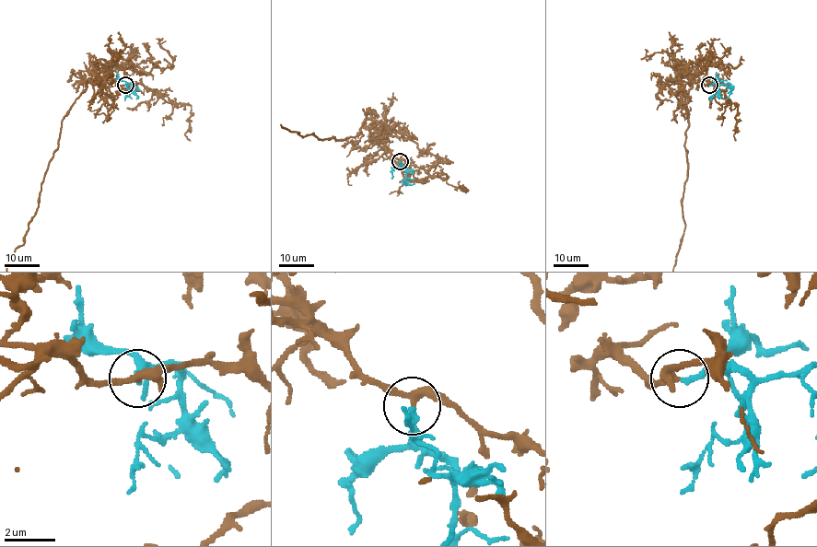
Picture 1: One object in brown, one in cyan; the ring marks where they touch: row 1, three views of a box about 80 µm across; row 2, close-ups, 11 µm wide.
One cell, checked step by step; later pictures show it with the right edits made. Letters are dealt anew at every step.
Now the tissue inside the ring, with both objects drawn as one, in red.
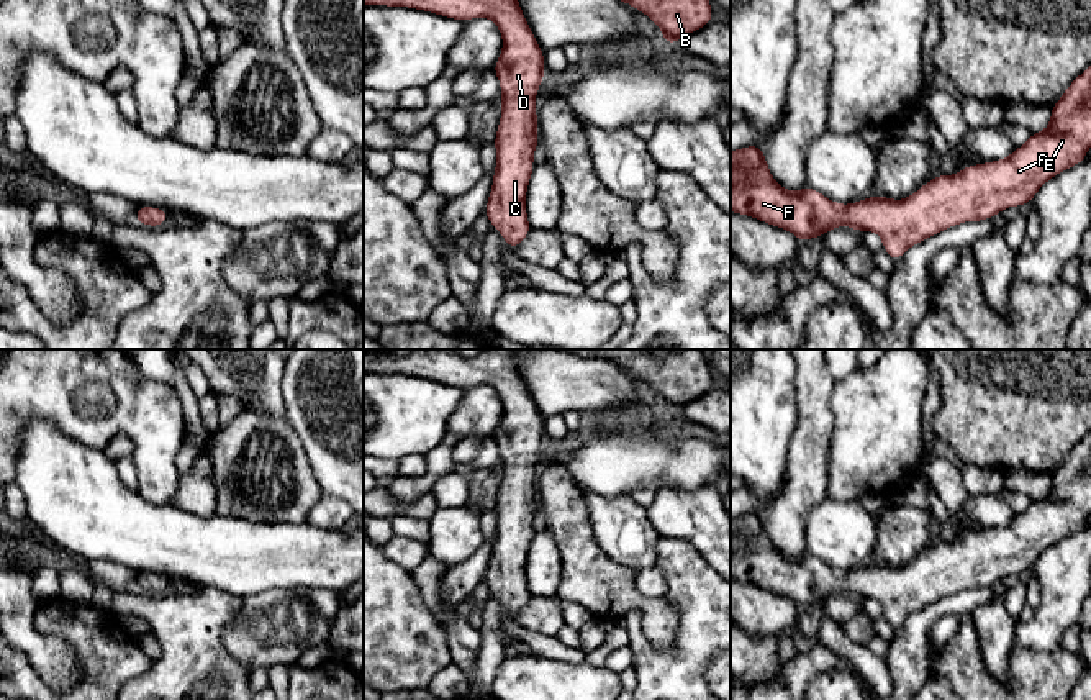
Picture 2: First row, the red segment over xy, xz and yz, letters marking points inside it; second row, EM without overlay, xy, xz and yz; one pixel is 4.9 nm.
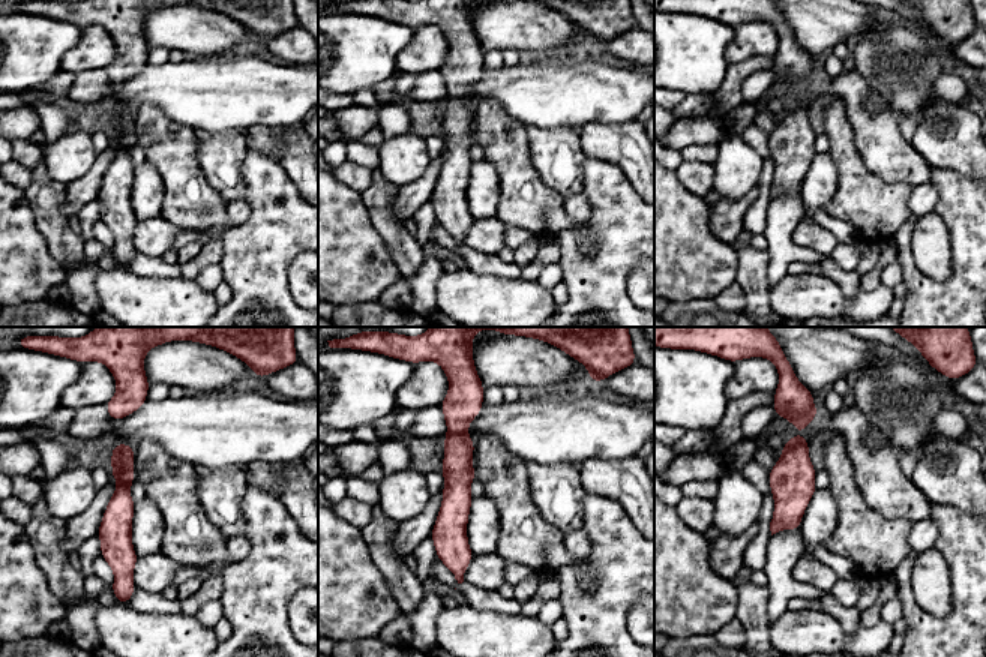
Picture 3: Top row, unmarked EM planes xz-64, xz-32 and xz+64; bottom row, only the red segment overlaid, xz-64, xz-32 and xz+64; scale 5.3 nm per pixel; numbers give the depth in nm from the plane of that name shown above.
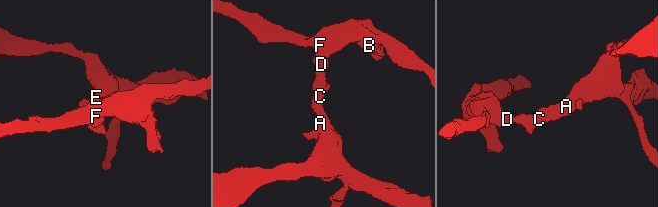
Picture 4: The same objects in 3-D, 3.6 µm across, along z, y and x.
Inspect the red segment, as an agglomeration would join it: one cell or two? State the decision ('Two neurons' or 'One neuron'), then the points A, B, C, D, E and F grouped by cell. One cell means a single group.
One neuron. Groups: A B C D E F

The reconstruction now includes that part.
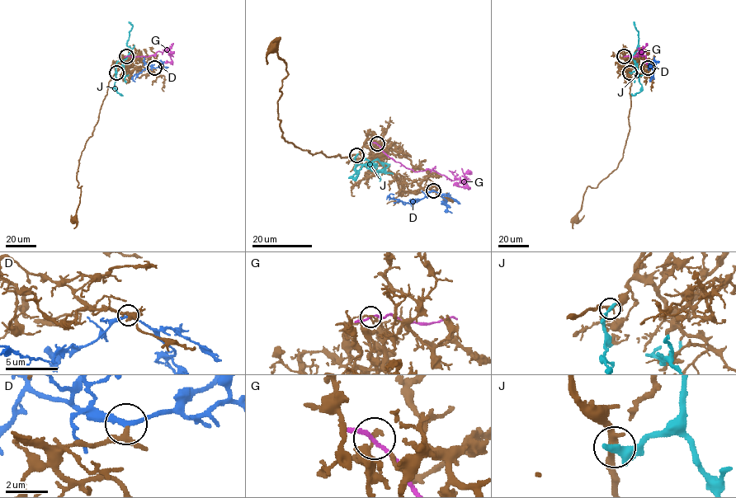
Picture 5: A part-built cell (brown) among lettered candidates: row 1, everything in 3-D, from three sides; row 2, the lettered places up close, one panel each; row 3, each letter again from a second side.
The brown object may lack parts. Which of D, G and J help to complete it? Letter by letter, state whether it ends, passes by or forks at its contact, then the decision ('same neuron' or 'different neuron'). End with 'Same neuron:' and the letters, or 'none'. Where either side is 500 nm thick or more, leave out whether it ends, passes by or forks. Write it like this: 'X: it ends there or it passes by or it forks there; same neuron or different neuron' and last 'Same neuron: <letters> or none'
D: it passes by; same neuron
G: it passes by; different neuron
J: it ends there; different neuron
Same neuron: D

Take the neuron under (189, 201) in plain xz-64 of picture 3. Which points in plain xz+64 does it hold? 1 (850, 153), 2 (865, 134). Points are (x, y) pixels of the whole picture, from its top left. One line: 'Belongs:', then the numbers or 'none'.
Belongs: 1

